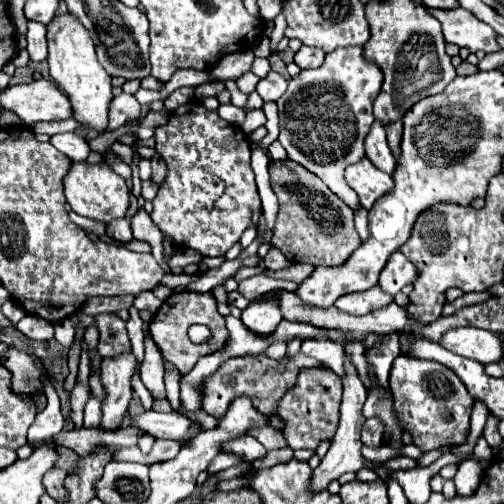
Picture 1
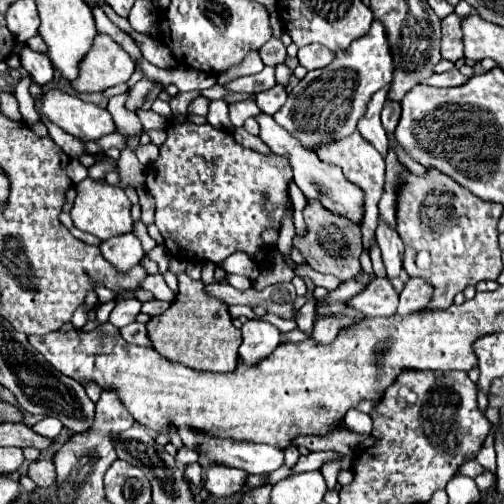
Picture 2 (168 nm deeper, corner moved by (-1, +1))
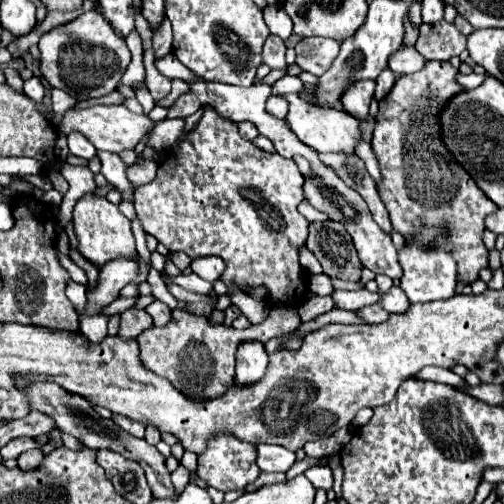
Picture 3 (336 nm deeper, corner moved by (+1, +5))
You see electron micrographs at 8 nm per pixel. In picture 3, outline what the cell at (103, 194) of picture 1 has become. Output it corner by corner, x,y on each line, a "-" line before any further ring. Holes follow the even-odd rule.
84,194
78,204
74,206
74,232
80,244
80,254
88,258
96,266
104,266
106,262
118,258
118,256
128,256
132,258
136,254
134,248
134,234
130,220
118,210
116,204
108,202
106,196
96,196
96,194

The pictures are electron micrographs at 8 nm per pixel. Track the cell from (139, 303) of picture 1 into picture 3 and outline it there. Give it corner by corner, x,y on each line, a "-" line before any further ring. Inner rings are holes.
154,300
150,306
146,306
146,312
152,316
154,326
164,326
170,320
170,308
160,300

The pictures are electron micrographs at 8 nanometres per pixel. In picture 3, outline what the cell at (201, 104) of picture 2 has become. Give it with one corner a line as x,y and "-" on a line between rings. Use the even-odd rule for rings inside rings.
166,118
154,128
154,134
146,144
152,146
154,150
168,150
178,140
180,132
184,132
184,126
186,118
172,118
172,120

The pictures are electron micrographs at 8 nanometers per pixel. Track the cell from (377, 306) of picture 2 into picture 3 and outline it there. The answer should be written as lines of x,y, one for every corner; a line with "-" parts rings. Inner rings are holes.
392,286
388,292
380,294
380,302
378,302
384,310
390,310
390,312
404,312
410,302
406,298
406,294
402,292
400,286

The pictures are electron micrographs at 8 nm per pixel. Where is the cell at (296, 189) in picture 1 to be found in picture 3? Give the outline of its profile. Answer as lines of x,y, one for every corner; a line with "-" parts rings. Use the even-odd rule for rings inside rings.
334,220
312,222
306,248
322,264
326,276
352,282
360,280
362,262
344,224

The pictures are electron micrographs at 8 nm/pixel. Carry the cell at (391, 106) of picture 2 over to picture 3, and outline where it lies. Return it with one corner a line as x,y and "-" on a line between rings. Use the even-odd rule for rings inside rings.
384,70
384,72
376,78
376,94
374,94
374,98
376,98
378,102
384,100
384,98
390,94
394,82
396,82
396,74
394,74
392,70

